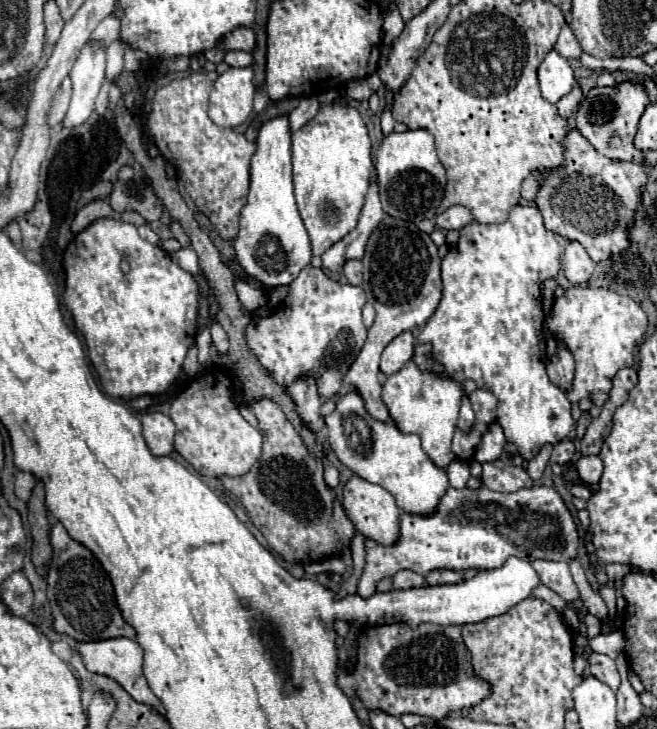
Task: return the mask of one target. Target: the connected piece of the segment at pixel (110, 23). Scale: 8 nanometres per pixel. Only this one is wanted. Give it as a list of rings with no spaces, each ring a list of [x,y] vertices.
[[[116,16],[104,18],[98,24],[98,28],[92,32],[92,40],[100,40],[104,46],[112,44],[118,38],[120,38],[120,20]]]

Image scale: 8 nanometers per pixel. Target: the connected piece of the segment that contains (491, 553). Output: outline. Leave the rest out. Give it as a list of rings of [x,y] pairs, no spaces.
[[[482,486],[478,490],[448,488],[444,498],[440,500],[438,508],[432,514],[428,514],[428,516],[406,514],[406,512],[400,514],[400,536],[392,546],[382,546],[374,540],[366,540],[366,566],[364,566],[364,574],[358,582],[358,594],[368,598],[370,594],[376,592],[376,584],[382,578],[394,576],[402,568],[408,568],[408,570],[414,570],[414,572],[426,576],[428,572],[438,570],[438,568],[490,570],[490,568],[502,566],[510,556],[516,556],[516,558],[522,558],[528,562],[532,562],[536,558],[570,562],[572,558],[576,558],[578,544],[580,542],[578,542],[578,532],[576,532],[572,514],[568,512],[566,504],[562,502],[560,494],[554,488],[532,486],[532,488],[522,488],[522,490],[510,492],[510,494],[494,492],[494,490],[488,490],[486,486]]]

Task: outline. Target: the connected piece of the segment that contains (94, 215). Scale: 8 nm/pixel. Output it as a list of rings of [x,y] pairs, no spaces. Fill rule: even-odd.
[[[92,200],[76,214],[76,218],[72,222],[72,232],[78,234],[80,230],[90,226],[90,222],[94,222],[98,218],[118,218],[118,212],[112,210],[108,200]]]

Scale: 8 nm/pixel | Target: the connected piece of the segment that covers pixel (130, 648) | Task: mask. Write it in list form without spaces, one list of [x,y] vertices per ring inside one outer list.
[[[108,638],[108,640],[98,640],[98,642],[80,642],[78,652],[90,672],[114,678],[136,702],[144,702],[148,706],[158,706],[158,698],[154,696],[154,692],[150,690],[150,686],[142,674],[142,648],[138,646],[136,640]]]

